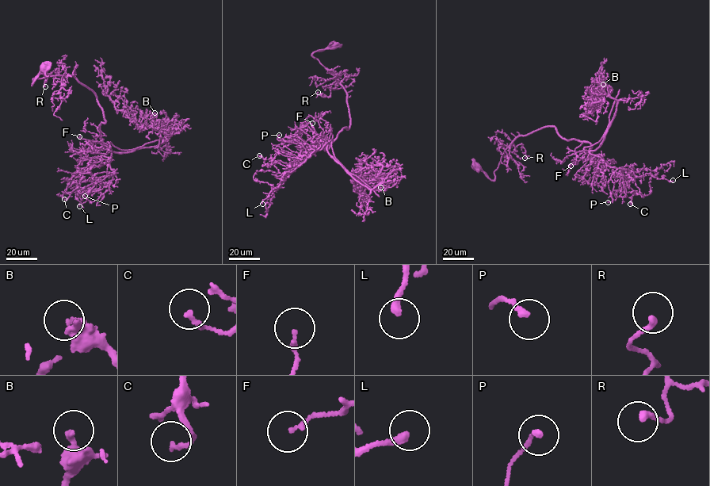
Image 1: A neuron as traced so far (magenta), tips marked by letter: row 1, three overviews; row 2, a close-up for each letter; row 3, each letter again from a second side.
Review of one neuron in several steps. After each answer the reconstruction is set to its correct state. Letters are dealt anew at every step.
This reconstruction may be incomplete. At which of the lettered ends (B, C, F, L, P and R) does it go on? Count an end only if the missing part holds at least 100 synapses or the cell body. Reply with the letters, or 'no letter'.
no letter

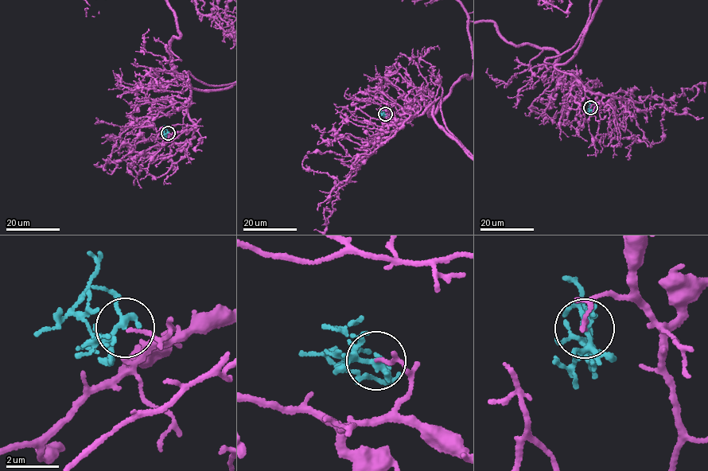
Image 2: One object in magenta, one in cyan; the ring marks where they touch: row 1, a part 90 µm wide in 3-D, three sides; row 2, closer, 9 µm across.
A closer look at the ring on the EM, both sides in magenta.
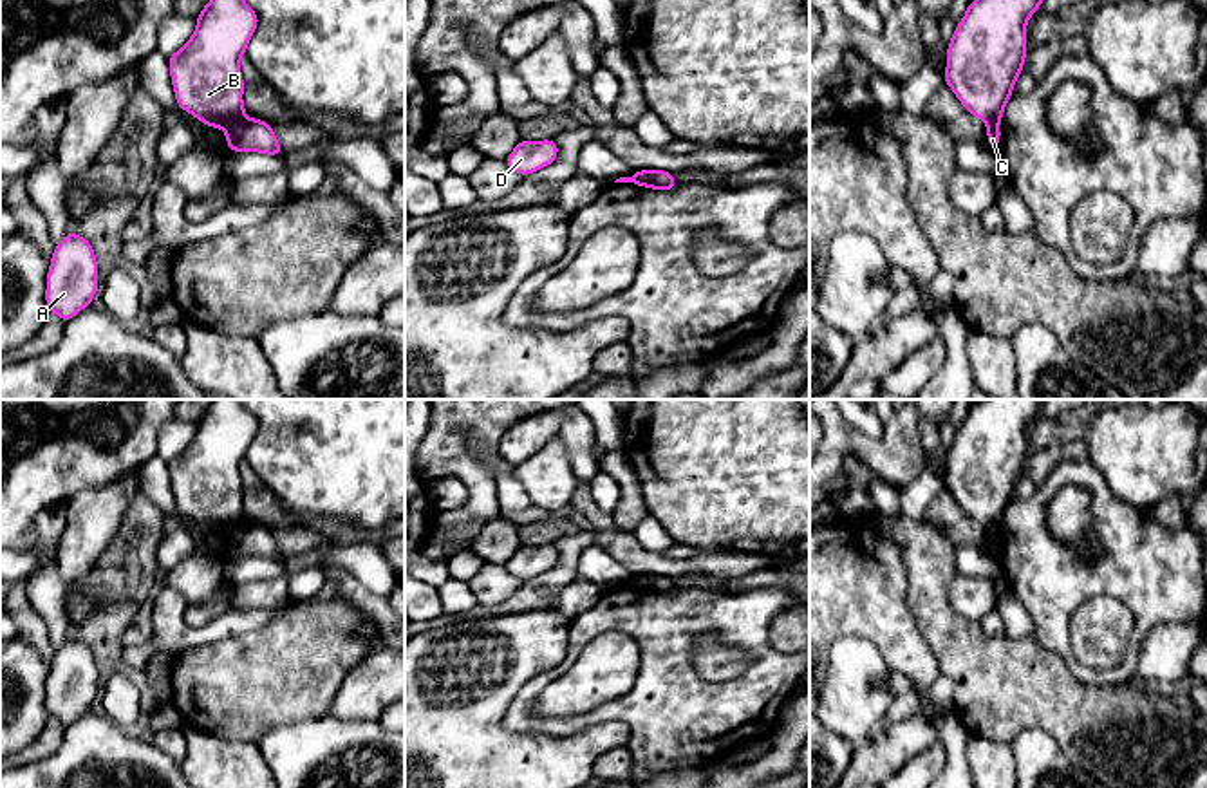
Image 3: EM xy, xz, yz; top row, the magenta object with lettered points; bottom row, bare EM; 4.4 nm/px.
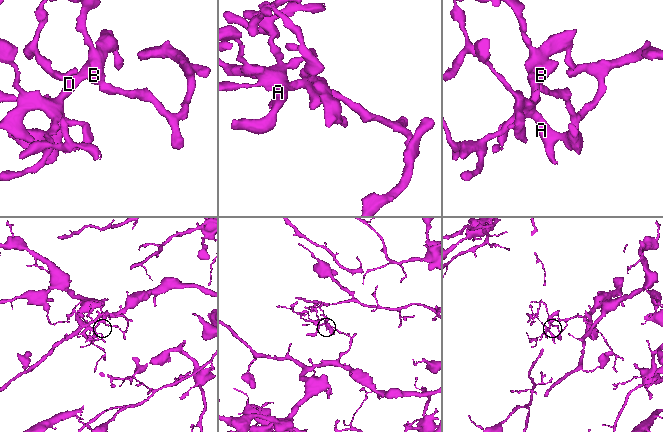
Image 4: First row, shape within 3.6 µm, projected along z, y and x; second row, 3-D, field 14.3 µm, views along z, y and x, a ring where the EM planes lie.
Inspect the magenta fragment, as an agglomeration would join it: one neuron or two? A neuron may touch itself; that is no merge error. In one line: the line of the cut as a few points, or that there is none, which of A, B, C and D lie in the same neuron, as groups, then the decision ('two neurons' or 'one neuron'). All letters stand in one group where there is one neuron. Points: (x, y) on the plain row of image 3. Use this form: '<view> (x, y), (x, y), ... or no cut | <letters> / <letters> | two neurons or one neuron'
xy (244, 521), (226, 534) | A B D / C | two neurons

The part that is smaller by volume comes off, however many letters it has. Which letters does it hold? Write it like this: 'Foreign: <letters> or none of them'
Foreign: A, B, D

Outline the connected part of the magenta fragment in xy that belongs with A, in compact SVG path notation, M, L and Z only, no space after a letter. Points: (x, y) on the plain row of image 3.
M72 634L56 649L47 678L47 714L65 728L92 708L98 696L98 667L90 647Z

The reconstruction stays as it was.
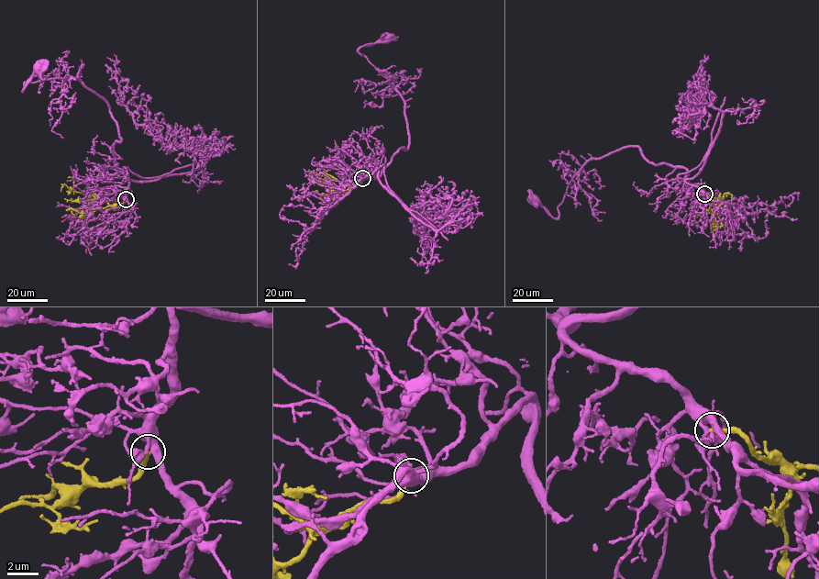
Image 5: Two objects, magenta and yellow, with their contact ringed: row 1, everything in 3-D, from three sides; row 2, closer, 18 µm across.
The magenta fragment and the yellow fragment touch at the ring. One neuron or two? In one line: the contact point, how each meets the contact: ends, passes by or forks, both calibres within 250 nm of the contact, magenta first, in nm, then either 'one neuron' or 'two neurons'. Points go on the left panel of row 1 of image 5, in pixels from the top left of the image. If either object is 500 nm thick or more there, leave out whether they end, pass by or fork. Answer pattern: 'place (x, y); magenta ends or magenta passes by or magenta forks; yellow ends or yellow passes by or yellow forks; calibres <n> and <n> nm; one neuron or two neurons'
place (126, 199); magenta passes by; yellow ends; calibres 280 and 340 nm; one neuron

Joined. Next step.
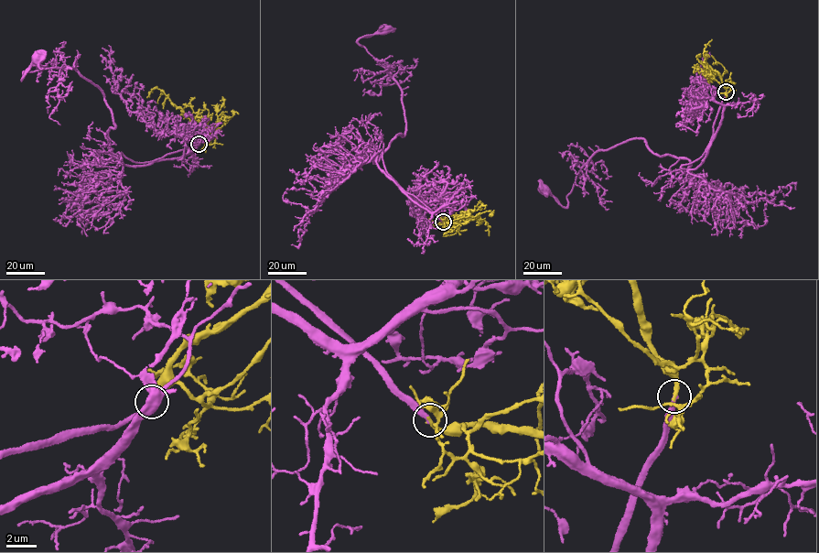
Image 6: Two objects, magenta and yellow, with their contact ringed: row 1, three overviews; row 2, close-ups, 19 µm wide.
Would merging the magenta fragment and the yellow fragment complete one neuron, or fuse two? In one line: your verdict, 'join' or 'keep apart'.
join

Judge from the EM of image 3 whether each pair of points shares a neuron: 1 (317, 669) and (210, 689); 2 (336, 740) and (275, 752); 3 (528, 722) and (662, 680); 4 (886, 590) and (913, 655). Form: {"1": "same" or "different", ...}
{"1": "same", "2": "same", "3": "same", "4": "same"}

